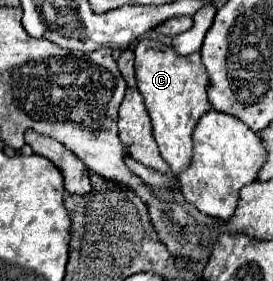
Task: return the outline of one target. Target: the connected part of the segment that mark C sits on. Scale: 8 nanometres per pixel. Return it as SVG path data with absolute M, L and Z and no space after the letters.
M157 38L139 40L135 48L135 80L137 90L141 92L145 108L151 116L159 152L163 160L171 166L171 170L179 174L191 164L193 128L197 120L211 110L211 104L207 100L209 76L201 64L201 52L181 56L171 46L163 46Z

